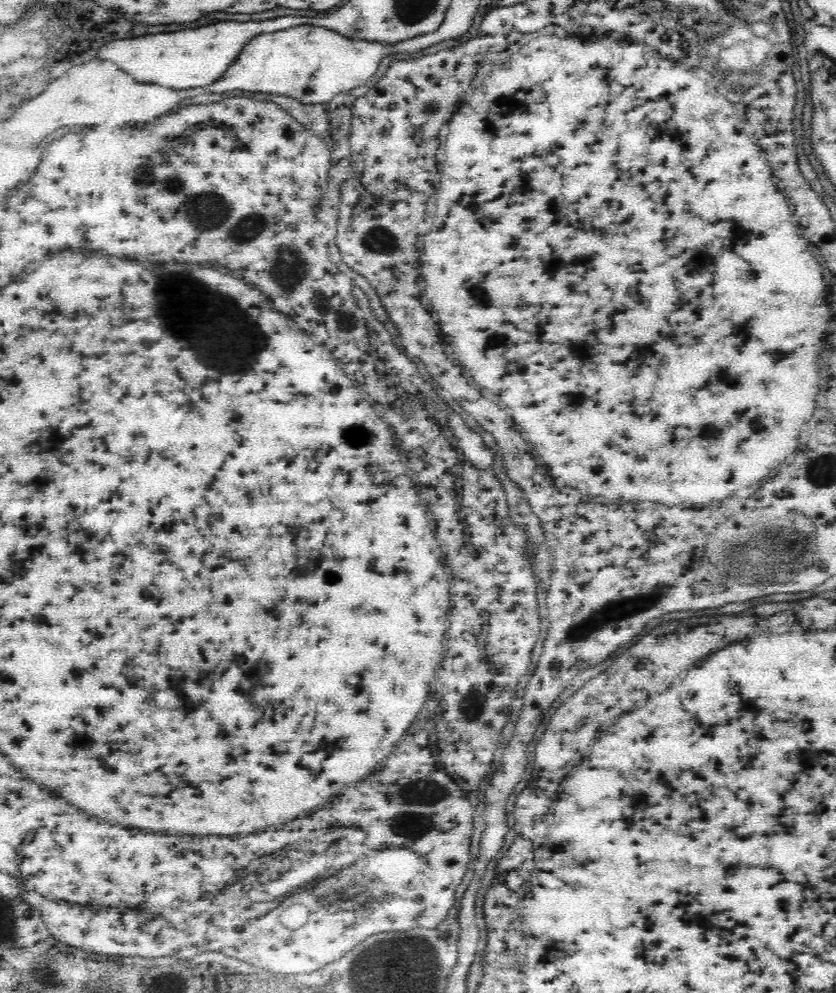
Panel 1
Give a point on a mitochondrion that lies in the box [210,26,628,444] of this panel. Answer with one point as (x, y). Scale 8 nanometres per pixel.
(287, 269)

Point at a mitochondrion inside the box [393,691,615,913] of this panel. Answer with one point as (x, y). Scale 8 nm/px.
(471, 711)

